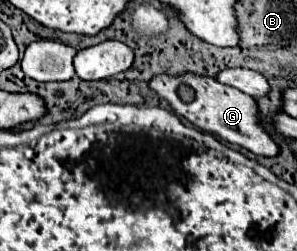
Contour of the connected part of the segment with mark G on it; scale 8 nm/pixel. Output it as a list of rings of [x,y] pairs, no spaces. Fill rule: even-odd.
[[[182,74],[182,76],[156,76],[152,82],[150,82],[150,88],[160,96],[164,98],[172,110],[180,116],[184,116],[186,120],[190,120],[194,126],[198,126],[200,130],[206,130],[206,132],[212,132],[212,134],[218,134],[220,138],[224,138],[226,142],[230,144],[238,144],[242,146],[244,150],[256,154],[256,156],[266,156],[266,158],[274,158],[278,156],[278,144],[270,138],[270,134],[262,128],[260,124],[260,114],[258,114],[258,104],[252,96],[240,92],[240,90],[234,90],[230,86],[224,86],[220,84],[218,80],[214,78],[206,78],[206,76],[194,76],[194,74]],[[180,86],[188,86],[192,88],[194,92],[194,98],[192,102],[184,102],[178,94]]]

